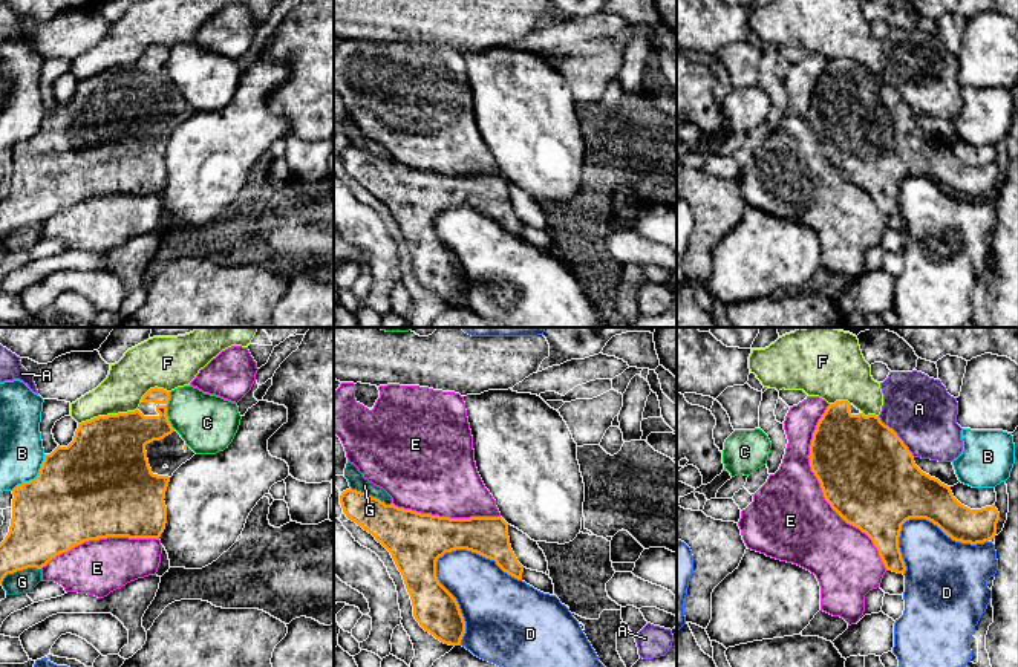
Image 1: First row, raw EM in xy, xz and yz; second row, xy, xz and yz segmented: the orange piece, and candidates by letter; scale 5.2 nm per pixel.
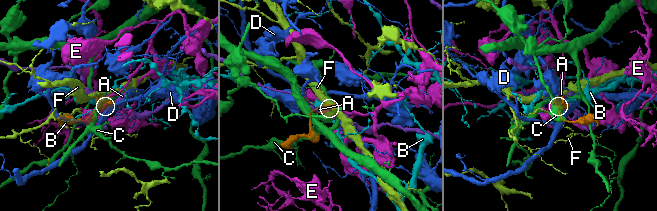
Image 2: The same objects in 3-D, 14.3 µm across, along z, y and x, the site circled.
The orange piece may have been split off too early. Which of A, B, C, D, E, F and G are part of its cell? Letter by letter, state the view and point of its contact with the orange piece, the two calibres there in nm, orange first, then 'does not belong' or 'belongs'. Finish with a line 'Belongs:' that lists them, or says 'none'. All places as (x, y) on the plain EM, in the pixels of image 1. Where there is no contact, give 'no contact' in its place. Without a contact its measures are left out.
A: meets orange in yz at (897, 94); 500 nm thick on the orange side, 360 nm on the other; does not belong
B: meets orange in xy at (35, 135); 480 nm thick on the orange side, 240 nm on the other; does not belong
C: meets orange in xy at (166, 68); 240 nm thick on the orange side, 300 nm on the other; does not belong
D: meets orange in xz at (444, 245); 260 nm thick on the orange side, 340 nm on the other; does not belong
E: meets orange in yz at (822, 147); 500 nm thick on the orange side, 440 nm on the other; does not belong
F: meets orange in xy at (107, 72); 420 nm thick on the orange side, 220 nm on the other; does not belong
G: meets orange in xy at (20, 227); 320 nm thick on the orange side, 130 nm on the other; does not belong
Belongs: none

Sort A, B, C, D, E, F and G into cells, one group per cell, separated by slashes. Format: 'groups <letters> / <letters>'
groups A / B / C / D / E / F / G

